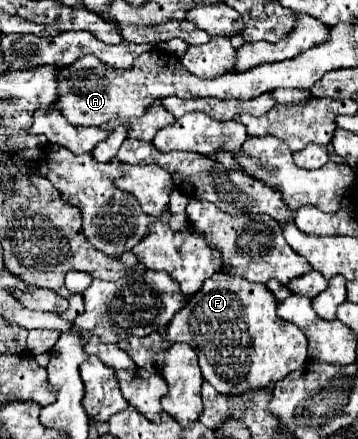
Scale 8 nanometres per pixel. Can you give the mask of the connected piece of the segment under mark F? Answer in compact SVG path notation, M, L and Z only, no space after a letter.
M215 272L203 282L201 290L195 292L167 324L165 334L171 342L191 344L199 356L203 378L221 394L243 394L249 388L273 386L307 362L307 338L295 324L277 316L277 300L271 290L267 290L265 284L247 282L245 278L235 278L225 272Z

